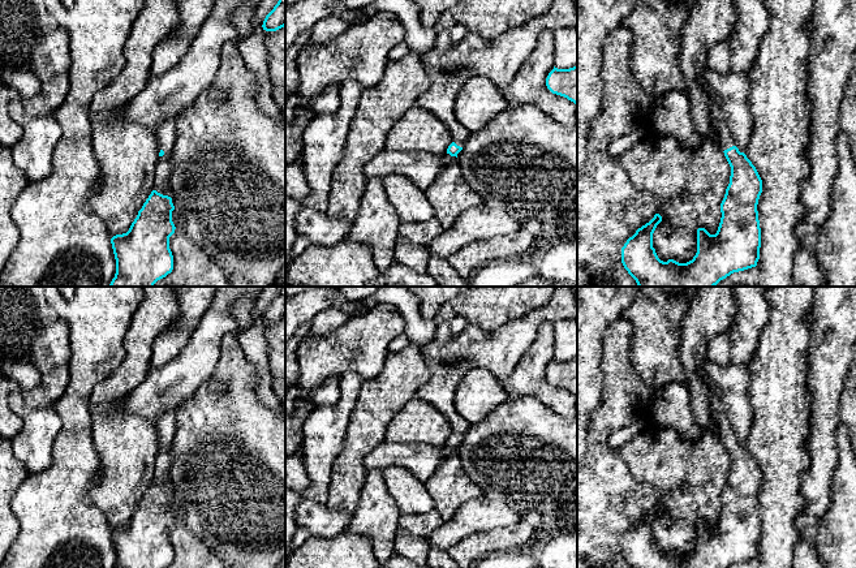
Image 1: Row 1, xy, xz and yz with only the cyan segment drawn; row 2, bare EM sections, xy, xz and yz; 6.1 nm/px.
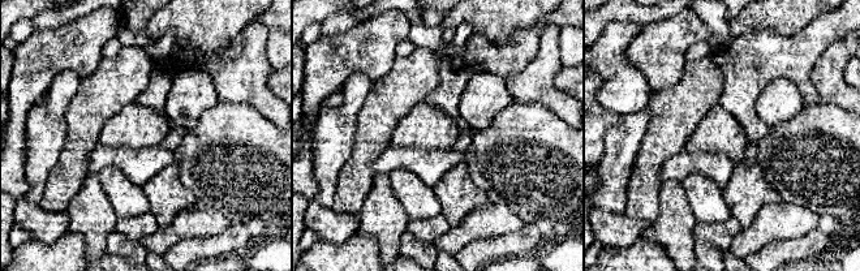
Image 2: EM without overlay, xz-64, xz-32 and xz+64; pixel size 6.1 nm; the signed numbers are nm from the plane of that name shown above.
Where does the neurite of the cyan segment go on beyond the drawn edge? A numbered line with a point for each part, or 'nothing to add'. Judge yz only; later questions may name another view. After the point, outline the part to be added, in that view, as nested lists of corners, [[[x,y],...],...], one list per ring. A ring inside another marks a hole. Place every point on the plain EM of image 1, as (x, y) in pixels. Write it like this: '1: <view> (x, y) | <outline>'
1: yz (725, 431) | [[[701,370],[700,374],[709,387],[711,416],[713,416],[714,422],[717,423],[718,438],[722,440],[722,443],[732,438],[736,438],[731,427],[731,423],[724,414],[724,409],[719,400],[719,393],[718,393],[718,388],[715,383],[706,375],[705,370]]]

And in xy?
1: xy (166, 425) | [[[165,409],[164,413],[156,419],[156,431],[159,444],[163,442],[164,447],[171,447],[176,431],[175,409]]]

